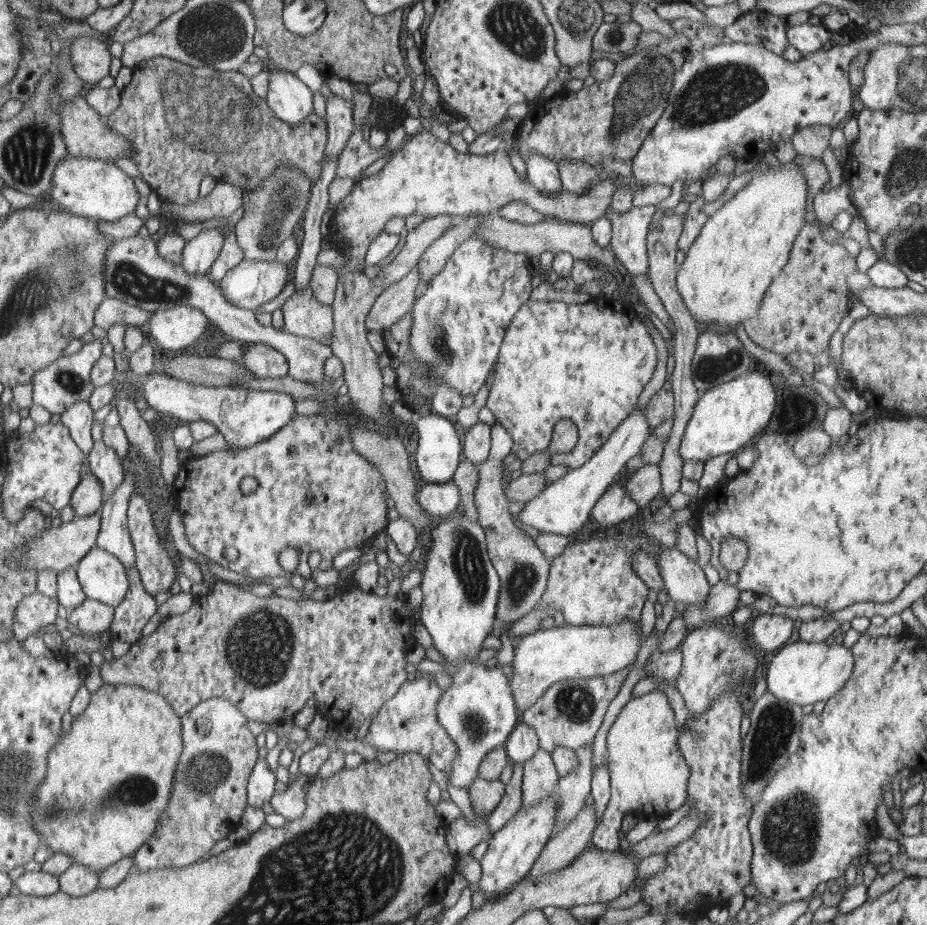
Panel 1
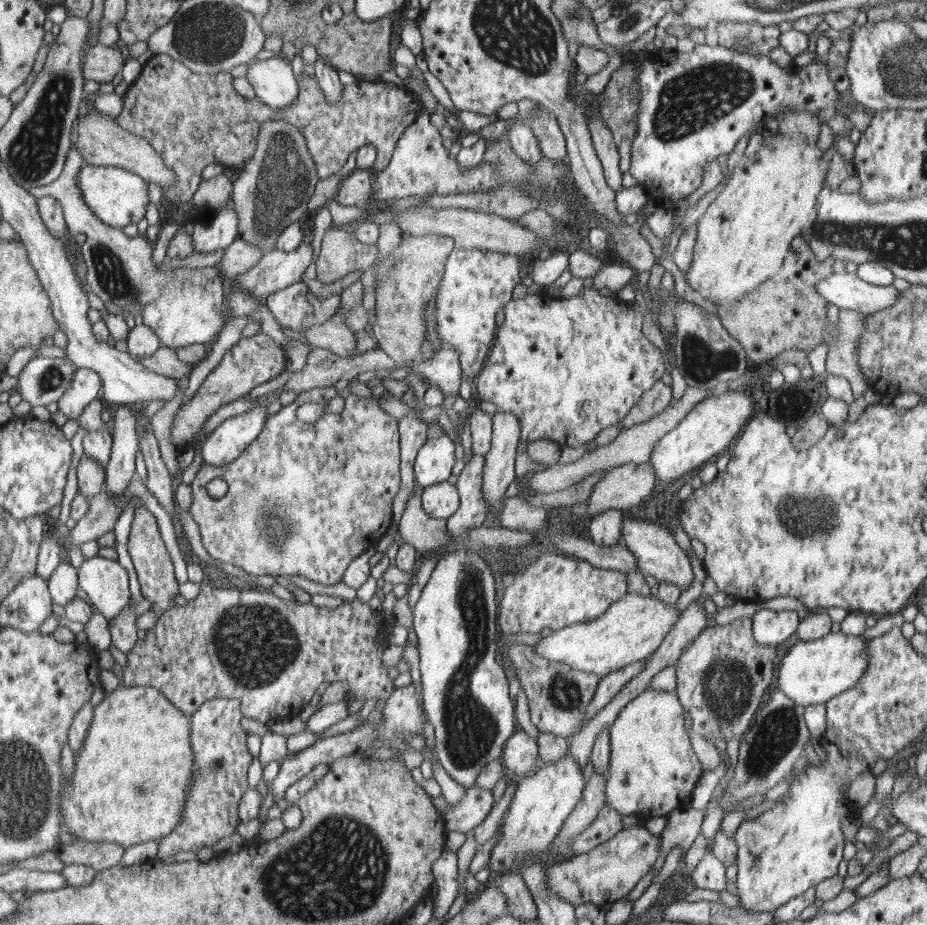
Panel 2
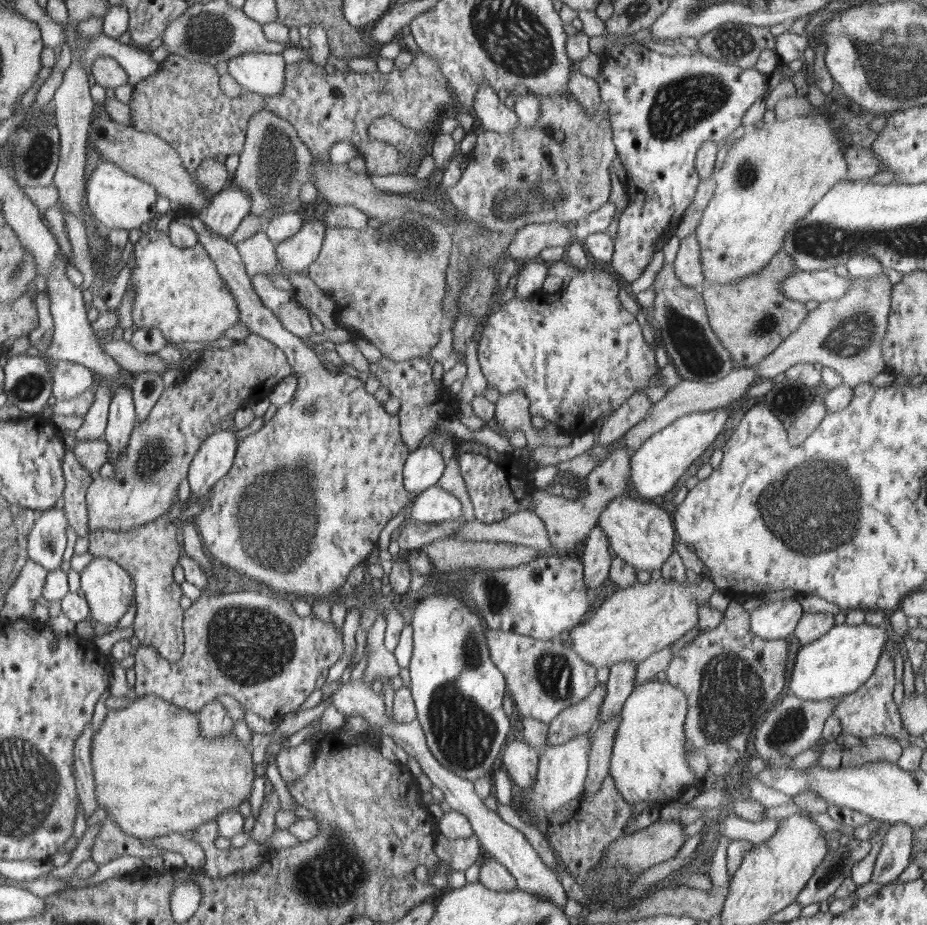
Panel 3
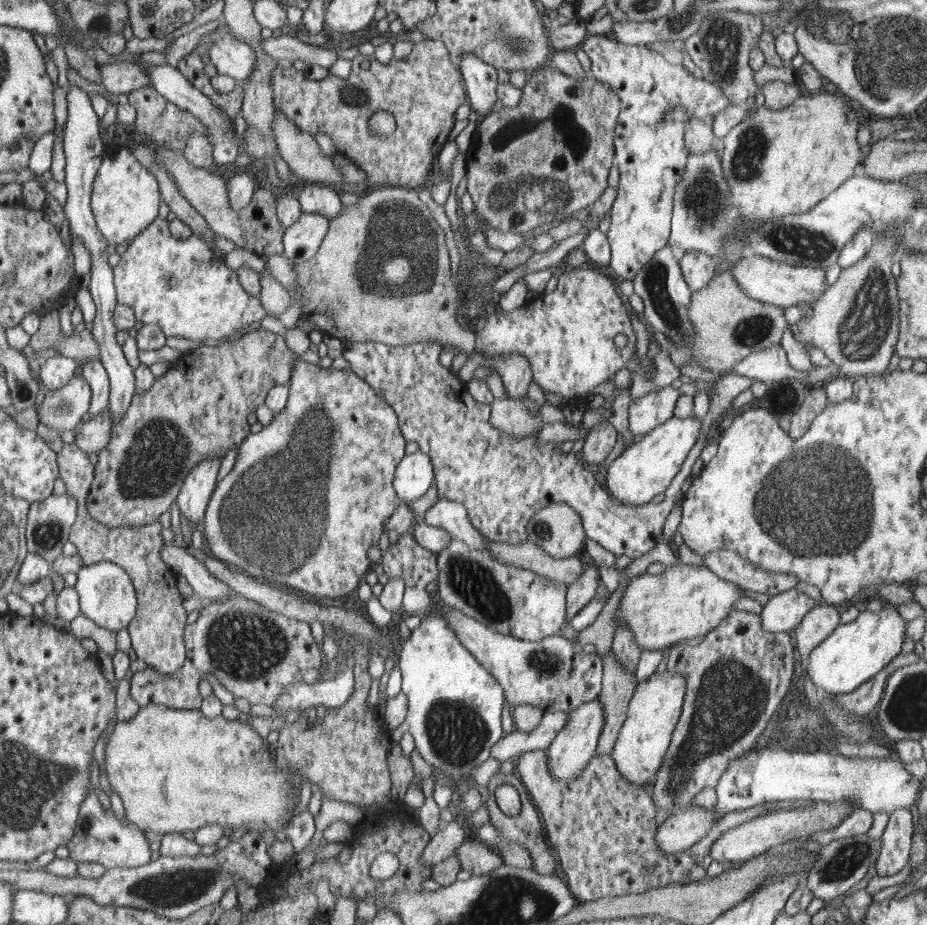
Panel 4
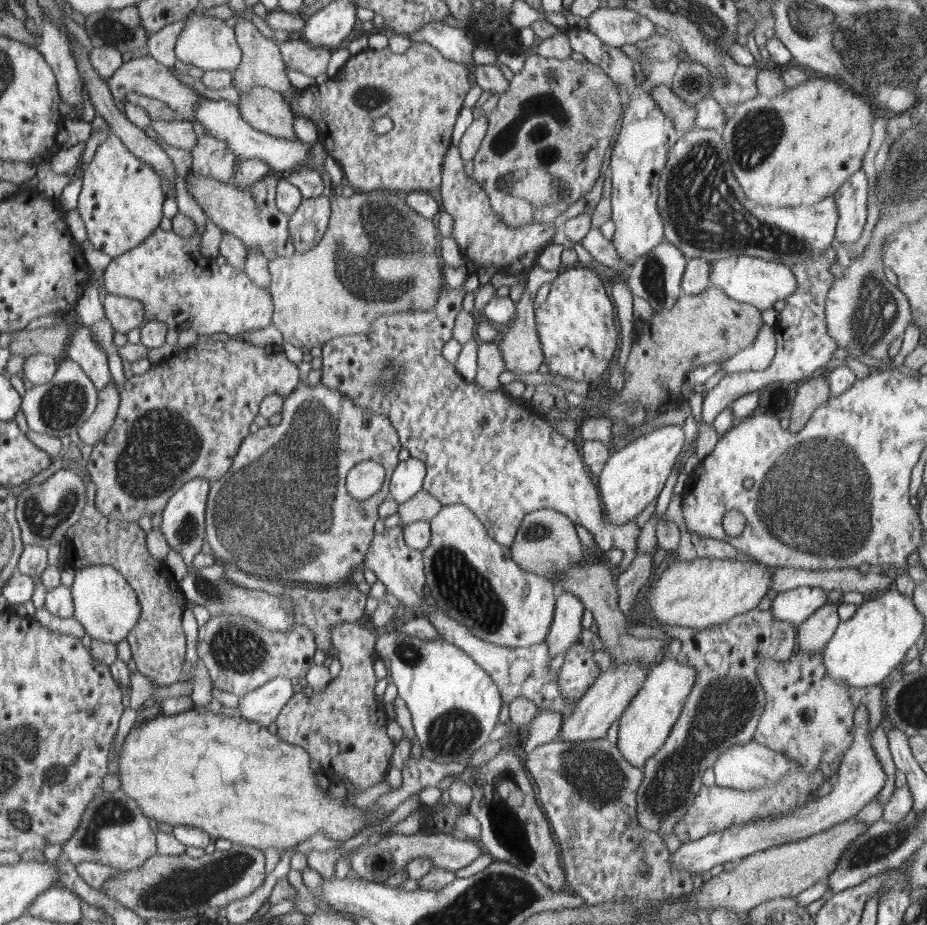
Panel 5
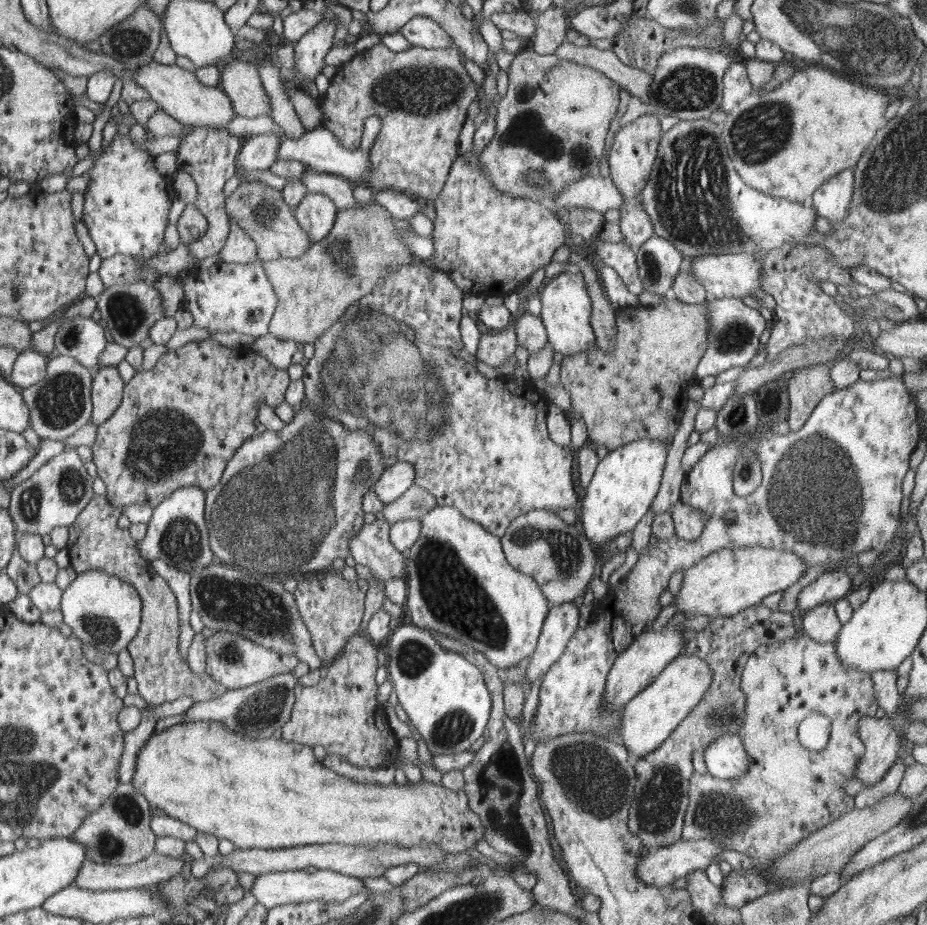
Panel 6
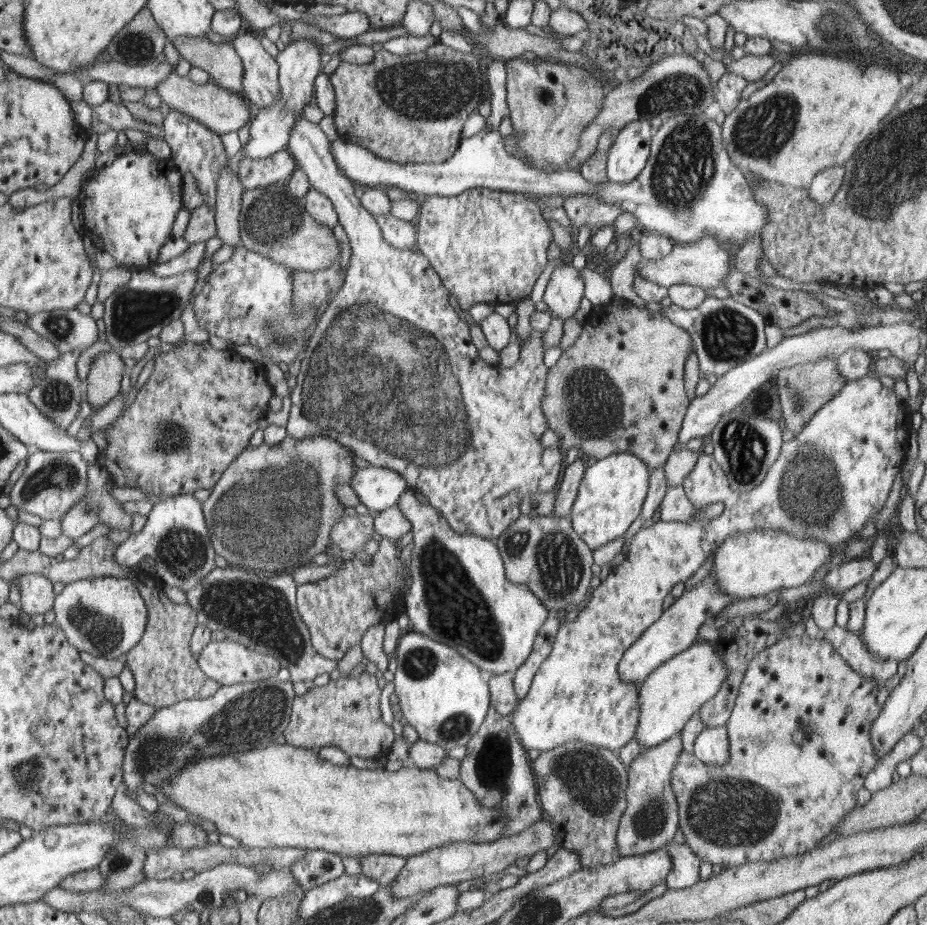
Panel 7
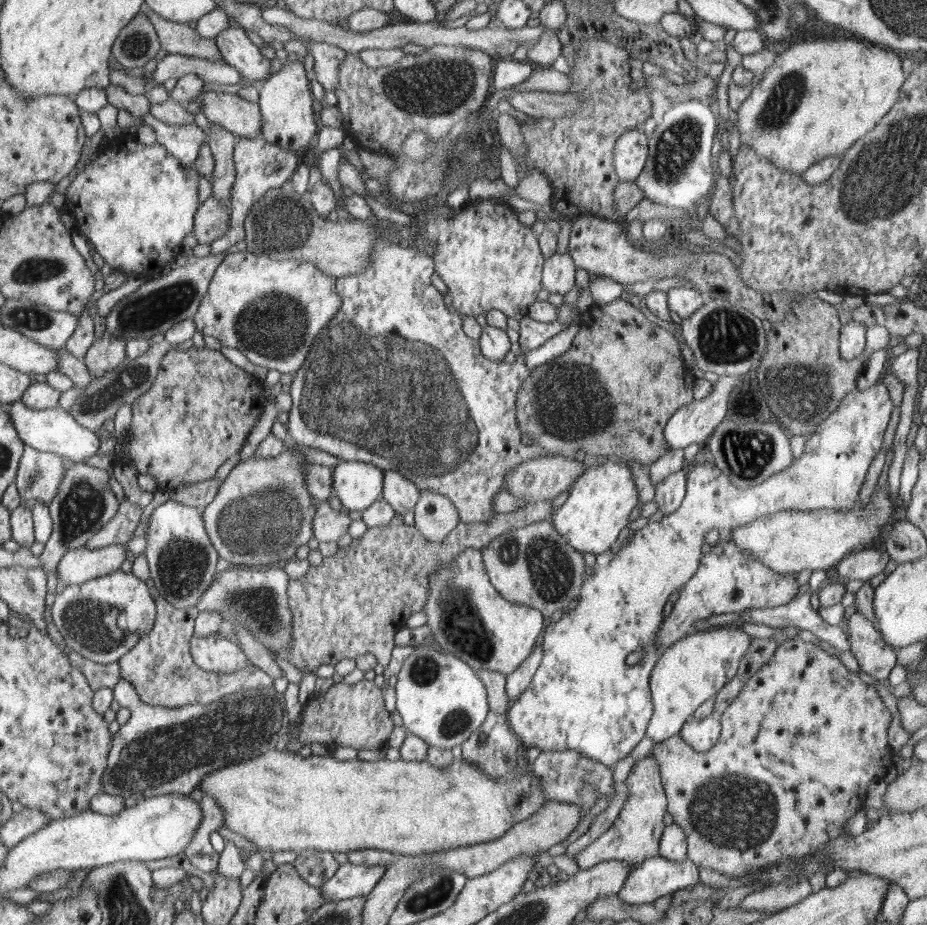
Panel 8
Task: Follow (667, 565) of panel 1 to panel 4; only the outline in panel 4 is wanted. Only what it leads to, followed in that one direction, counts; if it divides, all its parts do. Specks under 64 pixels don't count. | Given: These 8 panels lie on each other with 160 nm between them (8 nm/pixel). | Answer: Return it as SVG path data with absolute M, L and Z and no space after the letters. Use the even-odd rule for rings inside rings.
M427 340L406 346L388 346L386 342L350 342L343 352L343 357L350 362L351 371L363 378L376 393L382 391L384 400L395 409L399 418L399 427L402 428L403 438L406 442L417 442L418 452L428 454L435 466L435 480L438 488L438 499L452 500L463 503L468 508L470 522L478 529L486 539L494 542L515 545L522 543L527 538L528 521L542 508L550 504L562 504L576 510L584 525L587 538L594 540L603 546L608 552L617 556L627 556L630 559L638 559L651 552L663 536L663 528L666 517L674 509L675 500L681 491L684 481L690 474L700 458L701 451L706 447L710 430L717 423L720 414L730 406L730 403L742 394L744 390L751 388L753 379L728 372L722 374L714 385L710 386L709 411L702 420L702 433L692 447L692 451L686 455L686 461L678 472L670 487L665 491L665 498L660 504L648 503L642 506L624 506L616 502L611 495L602 490L596 481L594 474L586 470L586 464L581 461L579 455L572 450L562 453L559 445L548 443L538 445L537 439L540 431L536 431L530 437L514 439L508 437L489 424L491 405L476 402L470 393L467 382L458 375L452 373L450 367L442 366L439 356L444 346L442 342Z

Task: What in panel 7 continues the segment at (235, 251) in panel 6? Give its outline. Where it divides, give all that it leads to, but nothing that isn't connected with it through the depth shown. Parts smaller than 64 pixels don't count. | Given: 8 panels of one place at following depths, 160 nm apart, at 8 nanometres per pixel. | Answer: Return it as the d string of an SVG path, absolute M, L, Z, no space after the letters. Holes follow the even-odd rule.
M225 164L216 187L215 223L218 228L217 237L222 241L222 246L211 258L214 264L219 265L230 260L235 249L242 244L239 219L243 192L244 188L238 177Z

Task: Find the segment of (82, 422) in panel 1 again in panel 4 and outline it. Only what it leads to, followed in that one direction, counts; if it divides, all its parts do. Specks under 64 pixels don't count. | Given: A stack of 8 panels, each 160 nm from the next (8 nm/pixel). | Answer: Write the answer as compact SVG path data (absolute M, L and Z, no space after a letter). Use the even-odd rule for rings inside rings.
M60 355L37 361L35 368L44 387L56 390L61 386L66 386L74 378L78 364L73 358Z

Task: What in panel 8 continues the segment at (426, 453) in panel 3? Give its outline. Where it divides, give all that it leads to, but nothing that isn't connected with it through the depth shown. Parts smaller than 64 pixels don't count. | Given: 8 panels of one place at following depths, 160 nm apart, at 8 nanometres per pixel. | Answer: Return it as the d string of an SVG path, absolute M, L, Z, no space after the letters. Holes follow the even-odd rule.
M343 460L332 470L332 494L338 497L344 511L363 512L382 499L385 472L379 467Z

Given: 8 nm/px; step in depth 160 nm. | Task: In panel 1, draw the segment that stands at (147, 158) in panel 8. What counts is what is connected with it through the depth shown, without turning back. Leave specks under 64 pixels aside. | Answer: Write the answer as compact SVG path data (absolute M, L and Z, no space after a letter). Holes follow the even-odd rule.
M68 154L57 162L51 179L51 204L74 215L92 216L98 221L112 223L132 214L138 204L138 192L132 178L112 160L92 160Z

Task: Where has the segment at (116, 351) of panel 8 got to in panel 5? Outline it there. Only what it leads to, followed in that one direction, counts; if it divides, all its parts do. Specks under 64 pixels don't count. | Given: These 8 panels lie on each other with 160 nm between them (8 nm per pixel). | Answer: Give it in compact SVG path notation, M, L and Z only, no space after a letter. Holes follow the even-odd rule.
M109 382L98 391L94 412L78 430L83 445L94 447L112 429L119 414L119 402L121 401L119 391L114 382Z

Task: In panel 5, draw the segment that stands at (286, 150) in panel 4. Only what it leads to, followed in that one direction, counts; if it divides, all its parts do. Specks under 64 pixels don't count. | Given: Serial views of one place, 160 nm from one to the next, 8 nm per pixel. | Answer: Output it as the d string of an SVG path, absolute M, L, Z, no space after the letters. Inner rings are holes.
M252 87L246 93L238 92L240 104L237 104L242 118L250 123L256 130L283 138L284 140L297 140L294 130L294 114L282 93L262 87Z

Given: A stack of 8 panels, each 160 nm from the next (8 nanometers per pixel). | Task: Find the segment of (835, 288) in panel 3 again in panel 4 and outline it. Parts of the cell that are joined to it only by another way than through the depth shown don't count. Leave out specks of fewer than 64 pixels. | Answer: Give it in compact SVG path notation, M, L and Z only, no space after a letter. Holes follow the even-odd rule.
M750 254L730 264L729 270L736 277L735 281L739 282L745 294L750 298L777 307L787 307L801 302L814 303L817 301L829 287L826 283L826 269L795 267L791 264L770 260L762 255Z

